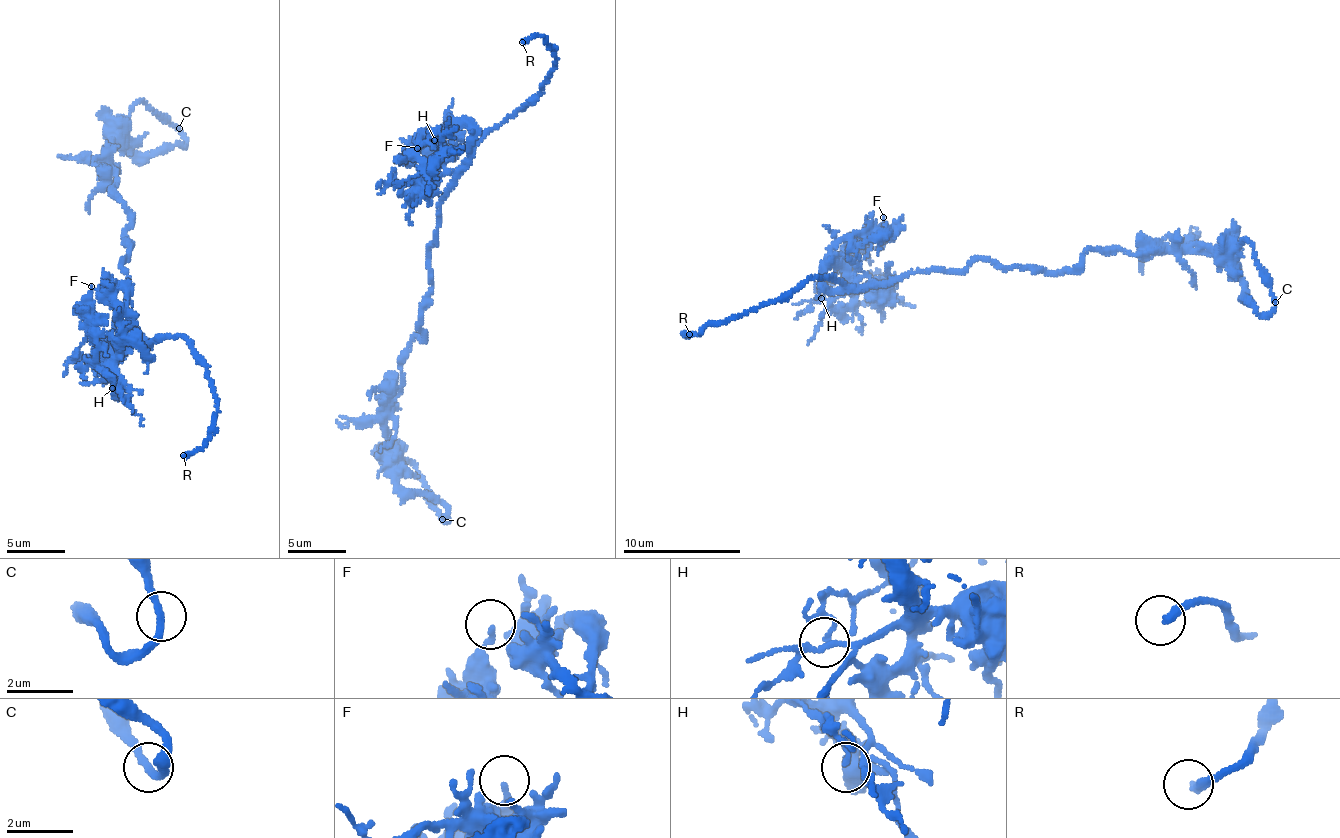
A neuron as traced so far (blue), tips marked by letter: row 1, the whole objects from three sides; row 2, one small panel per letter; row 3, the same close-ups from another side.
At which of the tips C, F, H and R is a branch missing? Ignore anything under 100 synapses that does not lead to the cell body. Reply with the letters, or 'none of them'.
R

